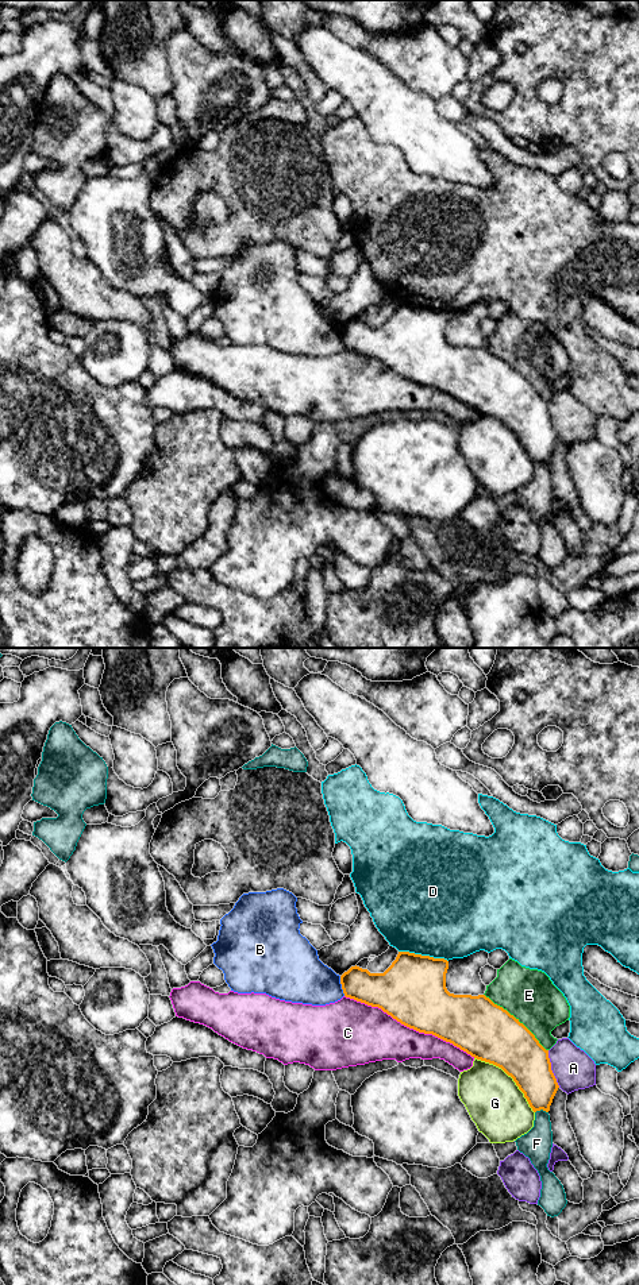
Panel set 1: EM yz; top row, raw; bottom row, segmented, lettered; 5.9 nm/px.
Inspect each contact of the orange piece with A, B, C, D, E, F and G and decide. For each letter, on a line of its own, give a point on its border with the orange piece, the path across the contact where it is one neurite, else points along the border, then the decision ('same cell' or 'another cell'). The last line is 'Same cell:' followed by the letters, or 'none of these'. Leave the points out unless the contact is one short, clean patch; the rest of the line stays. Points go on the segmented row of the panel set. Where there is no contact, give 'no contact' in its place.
A: contact yz (550, 1069); another cell
B: contact yz (342, 986); border yz (339, 976), (345, 995); another cell
C: contact yz (410, 1027); another cell
D: contact yz (423, 956); another cell
E: contact yz (515, 1018); another cell
F: contact yz (541, 1108); another cell
G: contact yz (511, 1076); another cell
Same cell: none of these

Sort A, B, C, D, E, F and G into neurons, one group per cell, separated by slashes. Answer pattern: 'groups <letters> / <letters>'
groups A / B / C / D / E / F / G

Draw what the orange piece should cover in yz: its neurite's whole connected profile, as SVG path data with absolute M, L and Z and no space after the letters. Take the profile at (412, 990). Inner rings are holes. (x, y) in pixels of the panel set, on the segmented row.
M399 952L384 973L370 973L355 965L340 976L340 984L346 997L378 1007L409 1029L432 1034L477 1060L501 1068L513 1078L534 1112L548 1112L559 1088L551 1070L548 1050L519 1019L485 995L450 993L446 988L447 969L449 961L444 958Z

